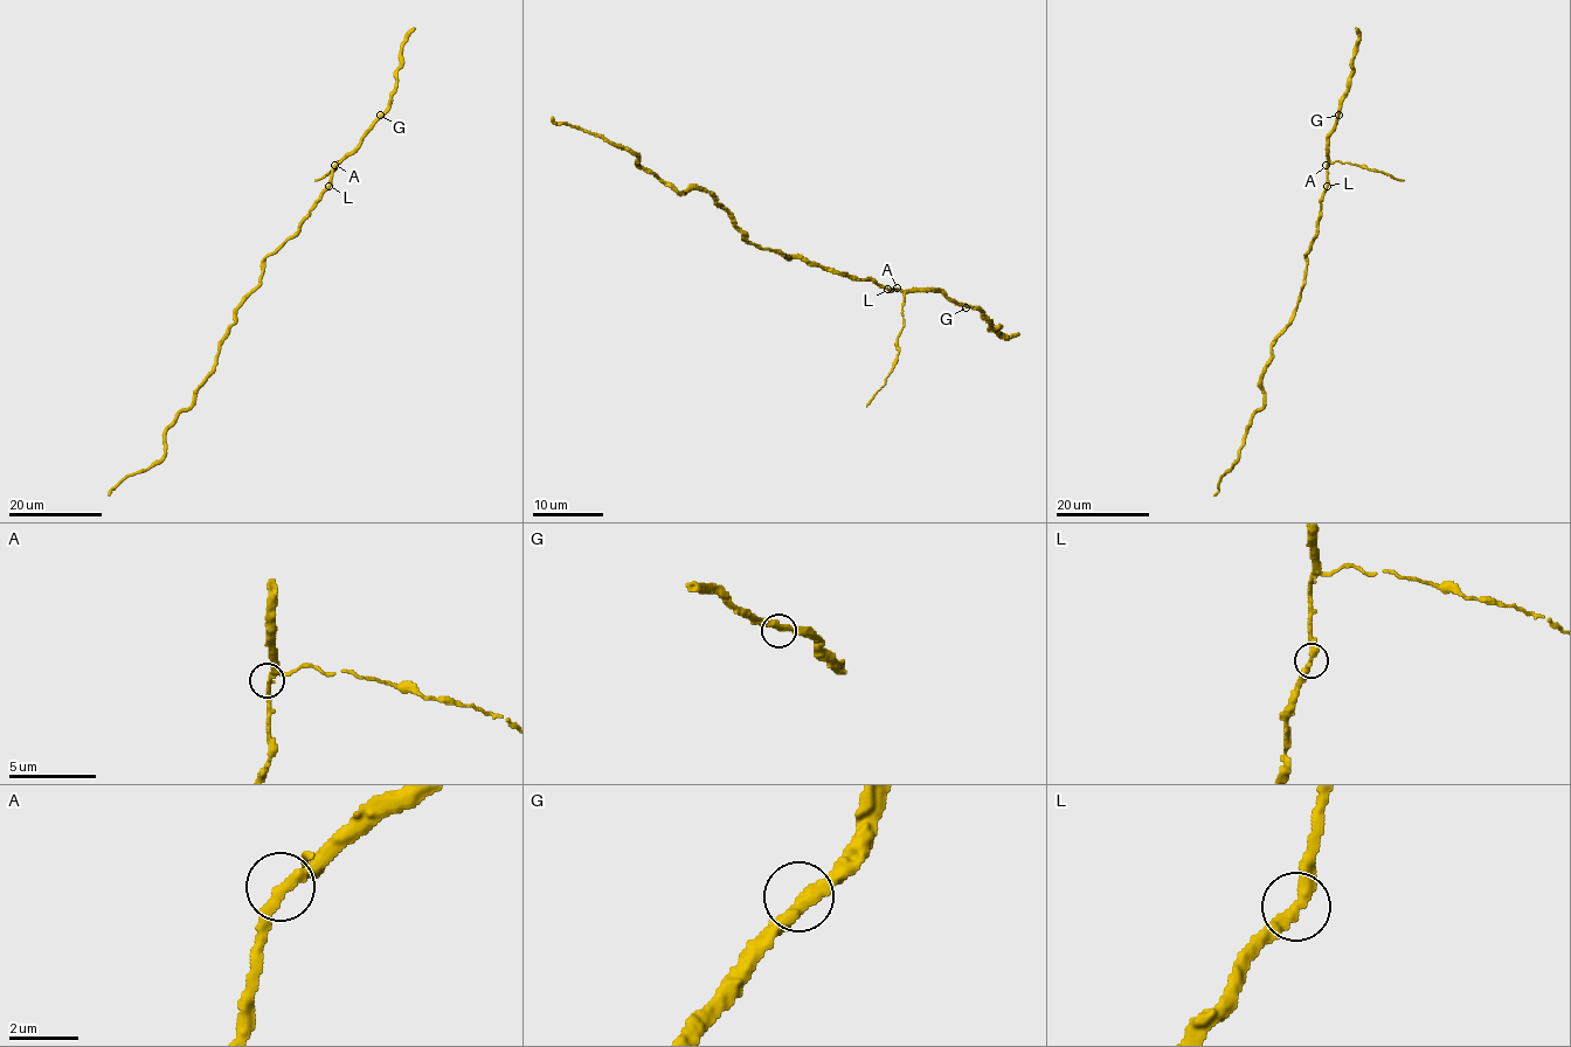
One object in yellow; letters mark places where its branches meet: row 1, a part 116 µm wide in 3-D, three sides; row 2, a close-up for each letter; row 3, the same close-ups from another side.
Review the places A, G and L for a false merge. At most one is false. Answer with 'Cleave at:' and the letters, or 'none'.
Cleave at: none

